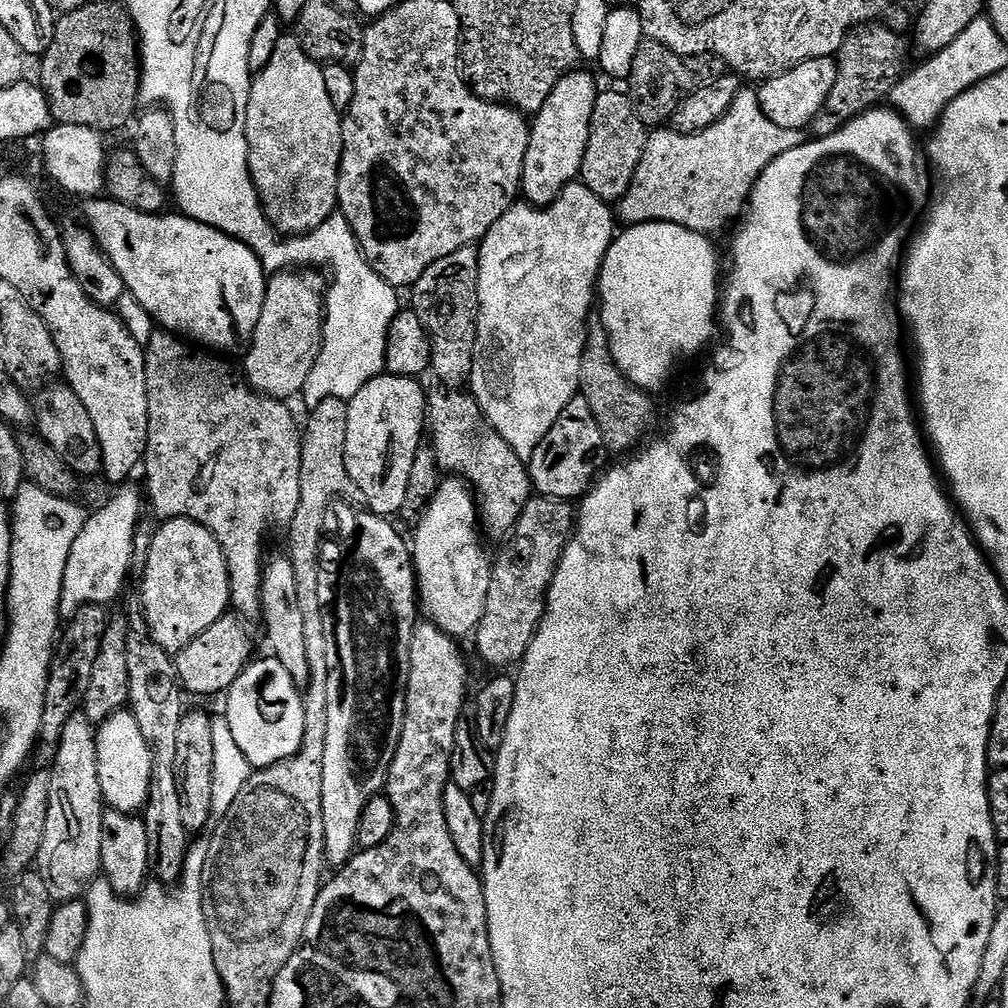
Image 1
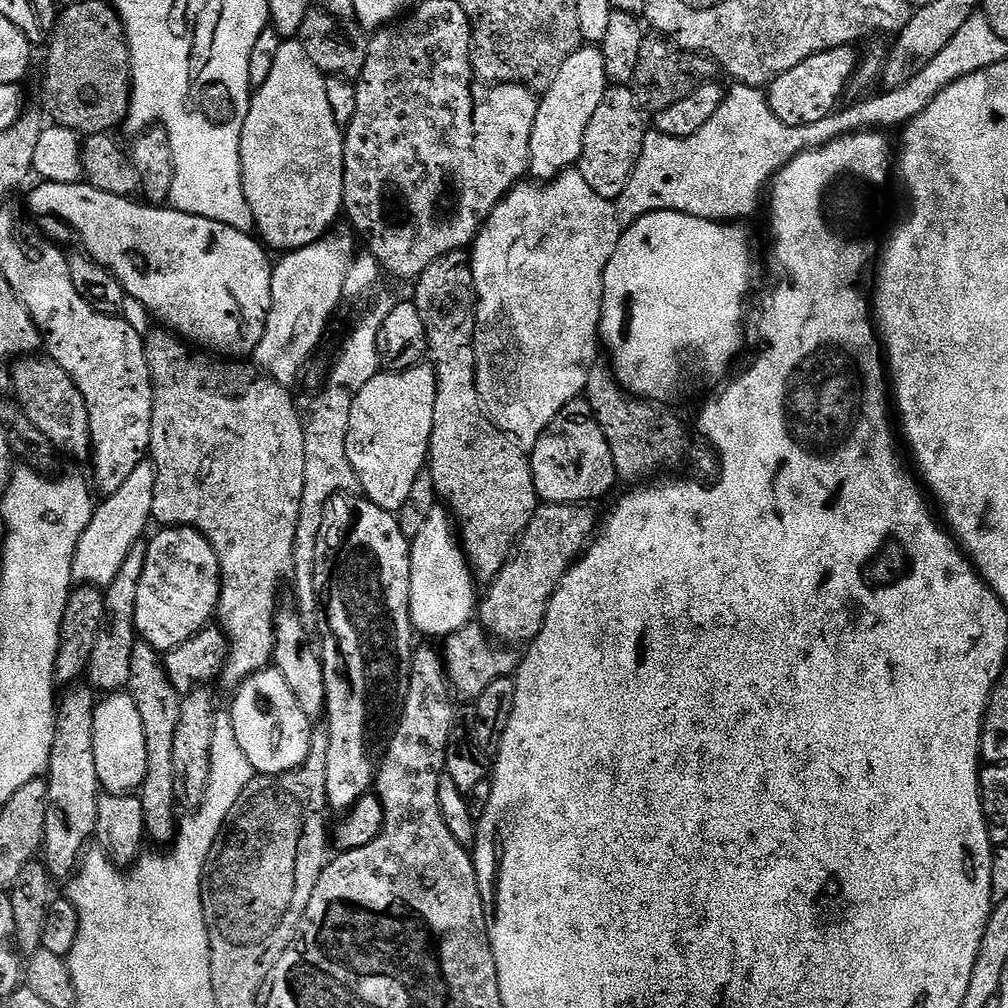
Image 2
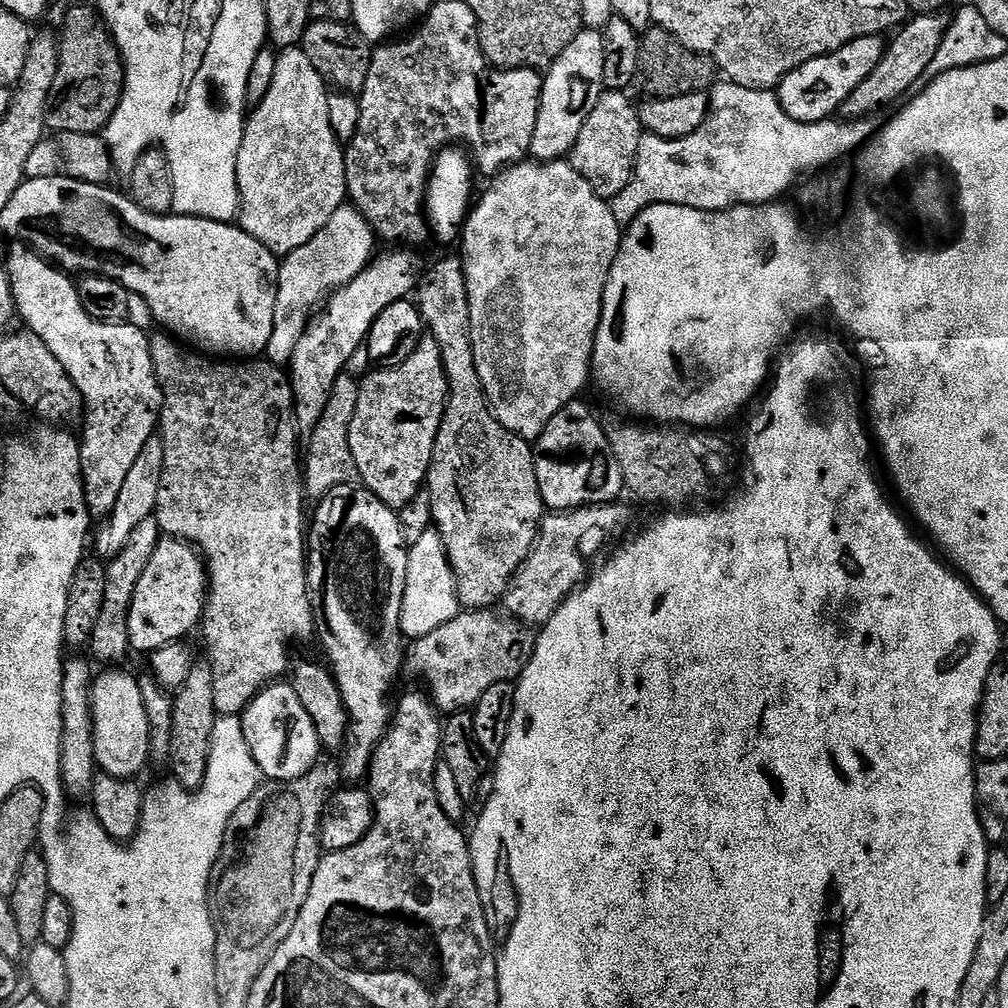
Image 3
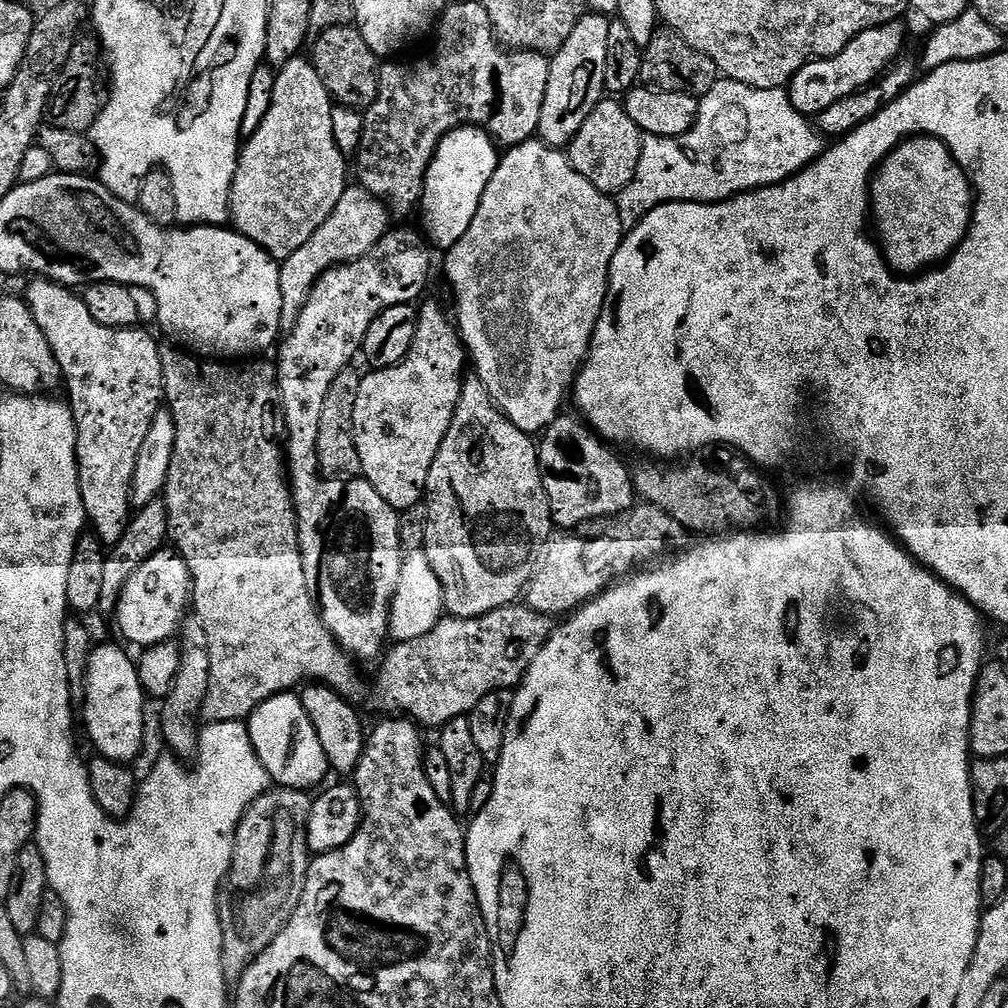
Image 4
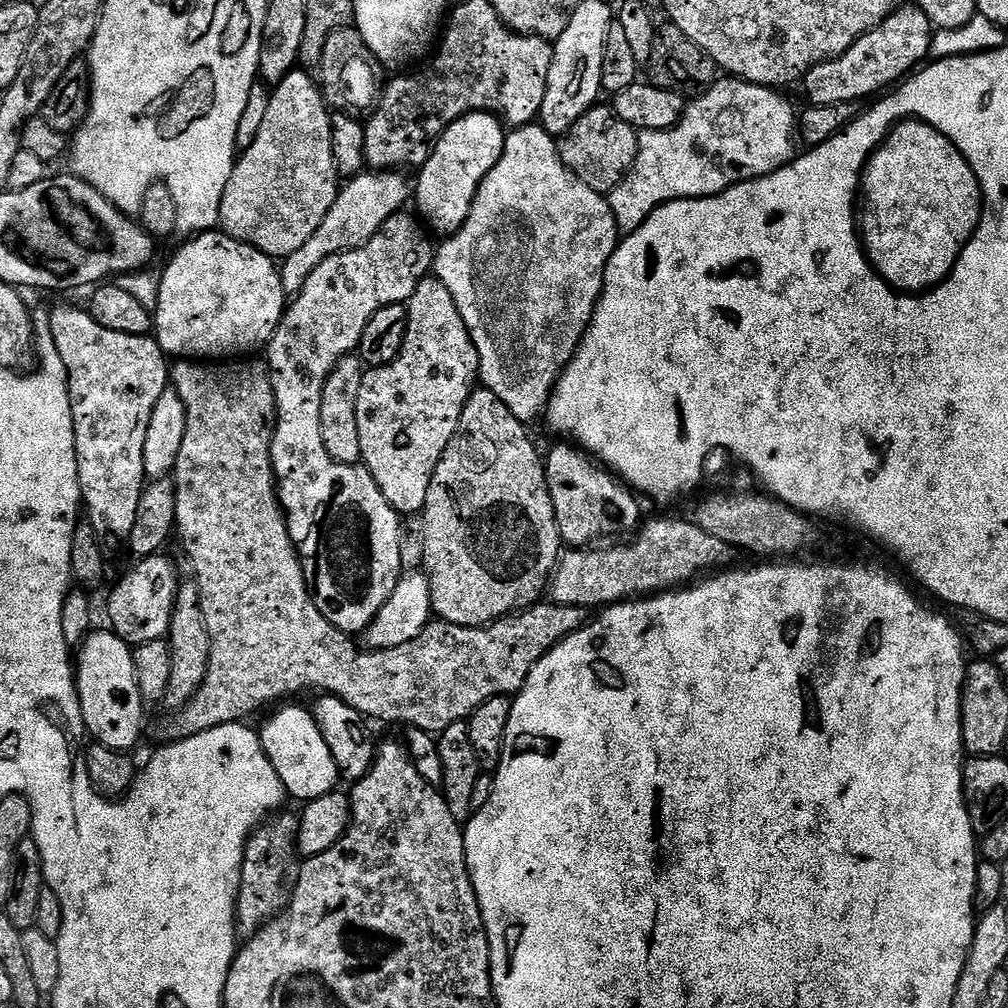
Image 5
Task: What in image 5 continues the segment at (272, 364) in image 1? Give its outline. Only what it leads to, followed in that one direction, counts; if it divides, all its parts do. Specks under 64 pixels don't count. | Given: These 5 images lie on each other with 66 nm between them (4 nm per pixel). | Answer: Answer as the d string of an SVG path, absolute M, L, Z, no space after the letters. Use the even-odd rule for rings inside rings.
M365 170L358 176L351 177L341 187L340 193L334 198L334 206L330 206L330 214L326 214L326 218L322 218L322 226L318 226L318 230L314 230L314 234L310 234L310 238L301 248L294 250L294 254L283 257L282 267L280 268L280 277L284 283L285 293L295 294L302 290L302 286L306 282L306 278L310 278L310 274L314 274L314 270L322 262L326 262L326 258L330 258L334 254L345 251L350 248L360 248L366 242L370 242L370 238L374 238L380 233L381 228L389 220L395 212L401 211L405 207L404 203L410 200L410 184L403 180L401 173L396 170Z

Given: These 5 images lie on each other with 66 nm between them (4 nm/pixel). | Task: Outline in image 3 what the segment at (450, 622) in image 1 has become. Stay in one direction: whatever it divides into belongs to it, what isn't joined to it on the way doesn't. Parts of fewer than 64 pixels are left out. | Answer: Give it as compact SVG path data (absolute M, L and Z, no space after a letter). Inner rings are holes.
M430 530L408 548L406 590L402 598L400 629L409 641L417 640L430 634L430 630L438 630L438 626L446 626L446 622L460 615L461 611L462 605L456 593L456 579L448 564L444 543L438 533Z

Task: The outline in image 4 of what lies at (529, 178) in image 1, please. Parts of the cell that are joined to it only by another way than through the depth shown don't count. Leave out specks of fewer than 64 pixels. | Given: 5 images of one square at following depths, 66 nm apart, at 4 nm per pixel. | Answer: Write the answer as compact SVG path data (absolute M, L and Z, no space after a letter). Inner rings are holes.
M586 14L574 26L570 38L551 57L548 69L550 78L546 98L542 102L539 139L552 148L567 149L568 143L582 130L582 122L590 118L604 91L606 74L606 38L610 35L610 20L604 14Z

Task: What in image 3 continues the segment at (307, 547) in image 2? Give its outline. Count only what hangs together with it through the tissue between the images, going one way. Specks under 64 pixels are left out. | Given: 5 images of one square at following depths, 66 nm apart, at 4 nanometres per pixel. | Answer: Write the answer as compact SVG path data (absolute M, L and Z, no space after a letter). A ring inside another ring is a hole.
M340 375L330 390L330 398L326 398L322 418L318 418L311 432L307 433L308 453L302 456L302 483L309 497L324 496L343 484L360 480L354 454L350 454L350 422L354 422L354 410L358 410L360 386L361 381L355 375Z

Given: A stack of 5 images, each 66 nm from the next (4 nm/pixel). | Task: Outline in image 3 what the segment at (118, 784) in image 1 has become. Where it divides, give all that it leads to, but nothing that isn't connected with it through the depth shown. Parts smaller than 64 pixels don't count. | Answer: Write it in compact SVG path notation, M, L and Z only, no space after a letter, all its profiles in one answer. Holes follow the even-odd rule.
M104 670L92 682L92 721L94 722L94 754L97 769L103 775L130 780L150 761L152 731L142 706L140 681L124 670Z

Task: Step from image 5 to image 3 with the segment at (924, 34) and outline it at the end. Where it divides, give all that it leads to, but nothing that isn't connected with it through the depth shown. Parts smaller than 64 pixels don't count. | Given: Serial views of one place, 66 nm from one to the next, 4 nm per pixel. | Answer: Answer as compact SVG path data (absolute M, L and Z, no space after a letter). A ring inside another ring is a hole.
M863 36L786 74L786 78L778 86L782 110L797 122L807 124L817 124L835 117L842 102L846 102L846 98L850 98L854 90L858 90L858 82L866 82L866 78L874 74L874 66L882 62L885 47L885 41L880 36Z

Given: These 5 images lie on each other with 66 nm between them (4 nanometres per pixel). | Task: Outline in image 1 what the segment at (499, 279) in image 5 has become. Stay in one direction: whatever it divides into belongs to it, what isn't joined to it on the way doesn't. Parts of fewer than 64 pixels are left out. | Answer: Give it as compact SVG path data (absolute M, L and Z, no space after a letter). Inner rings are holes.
M582 182L567 184L552 204L512 205L484 235L480 249L480 277L476 283L480 313L472 363L470 394L480 403L492 429L522 458L531 460L538 442L550 434L558 414L581 391L582 360L588 347L592 303L598 300L600 268L618 235L617 217L611 203L594 194Z

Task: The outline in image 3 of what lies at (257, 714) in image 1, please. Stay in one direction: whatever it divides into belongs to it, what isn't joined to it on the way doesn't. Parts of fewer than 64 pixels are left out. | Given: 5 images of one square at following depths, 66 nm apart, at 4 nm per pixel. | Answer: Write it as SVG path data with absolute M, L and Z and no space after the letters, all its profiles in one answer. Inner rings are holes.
M277 682L268 685L248 703L242 719L246 742L254 754L254 762L258 762L261 773L268 780L297 780L305 776L321 759L322 745L315 732L314 723L311 722L309 714L306 714L302 702L298 702L298 694L294 694L291 683Z

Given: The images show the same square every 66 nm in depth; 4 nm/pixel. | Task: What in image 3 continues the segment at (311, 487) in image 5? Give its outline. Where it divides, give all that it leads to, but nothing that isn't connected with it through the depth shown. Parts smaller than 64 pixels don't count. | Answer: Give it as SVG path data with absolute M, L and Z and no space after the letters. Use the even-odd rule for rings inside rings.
M381 251L373 255L372 261L352 281L343 284L328 297L294 346L293 356L286 365L286 375L292 385L292 411L296 427L301 433L311 432L318 418L322 418L322 410L326 408L326 398L330 398L334 382L347 369L350 358L361 351L374 318L378 318L386 306L409 299L417 287L418 271L415 258L408 253L411 251L388 251L392 252ZM370 491L363 495L333 516L318 513L316 525L306 532L312 610L318 614L319 623L324 623L324 632L332 643L327 663L348 713L344 757L338 763L339 775L348 782L367 777L374 750L387 734L394 715L393 705L384 703L406 664L406 637L400 629L408 569L404 532L393 509Z

